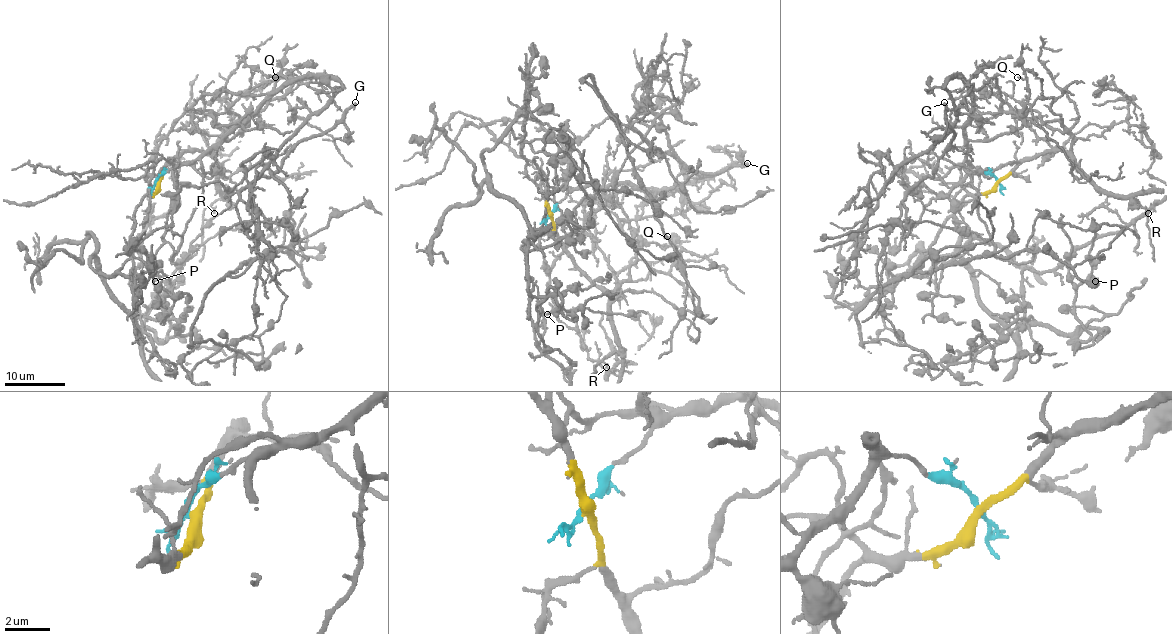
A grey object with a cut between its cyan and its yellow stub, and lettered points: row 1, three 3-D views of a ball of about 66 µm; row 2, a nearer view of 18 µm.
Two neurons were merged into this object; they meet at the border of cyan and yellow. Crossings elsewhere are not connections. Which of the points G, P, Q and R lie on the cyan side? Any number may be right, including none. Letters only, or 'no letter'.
G, Q

